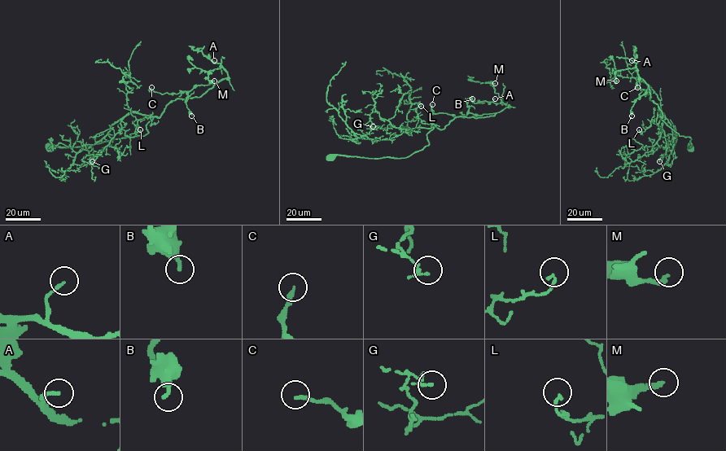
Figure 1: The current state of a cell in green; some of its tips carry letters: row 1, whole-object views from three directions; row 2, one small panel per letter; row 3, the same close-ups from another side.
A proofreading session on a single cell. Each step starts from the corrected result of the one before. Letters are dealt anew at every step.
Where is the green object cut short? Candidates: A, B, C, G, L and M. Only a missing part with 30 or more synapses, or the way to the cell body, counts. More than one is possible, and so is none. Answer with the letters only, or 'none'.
none

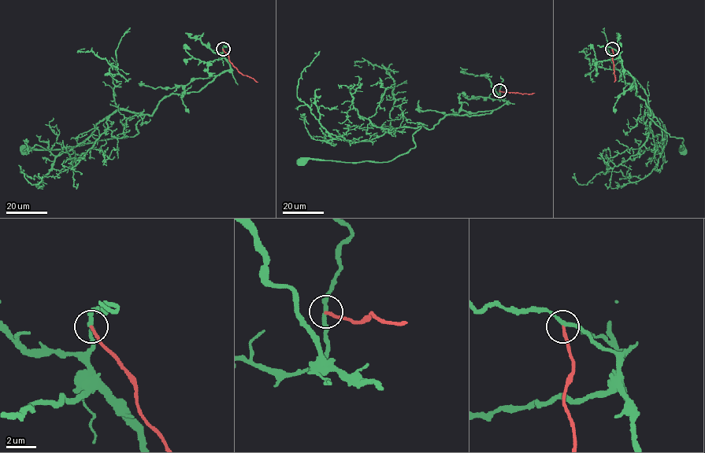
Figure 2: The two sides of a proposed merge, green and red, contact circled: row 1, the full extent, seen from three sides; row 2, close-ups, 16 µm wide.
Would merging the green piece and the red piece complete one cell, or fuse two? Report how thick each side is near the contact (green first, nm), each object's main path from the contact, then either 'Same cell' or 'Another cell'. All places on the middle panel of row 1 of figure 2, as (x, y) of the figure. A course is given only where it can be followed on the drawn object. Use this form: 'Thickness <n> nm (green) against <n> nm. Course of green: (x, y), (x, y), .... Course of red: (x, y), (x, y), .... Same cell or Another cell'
Thickness 240 nm (green) against 190 nm. Course of green: (499, 90), (501, 106), (421, 127), (415, 146), (387, 161), (302, 162). Course of red: (499, 90), (534, 93). Another cell

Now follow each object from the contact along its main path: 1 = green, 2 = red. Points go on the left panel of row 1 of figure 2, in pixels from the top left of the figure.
1: (223, 49), (228, 70), (197, 91), (165, 96), (135, 124), (133, 136), (25, 149)
2: (223, 49), (229, 61), (239, 72), (257, 82)

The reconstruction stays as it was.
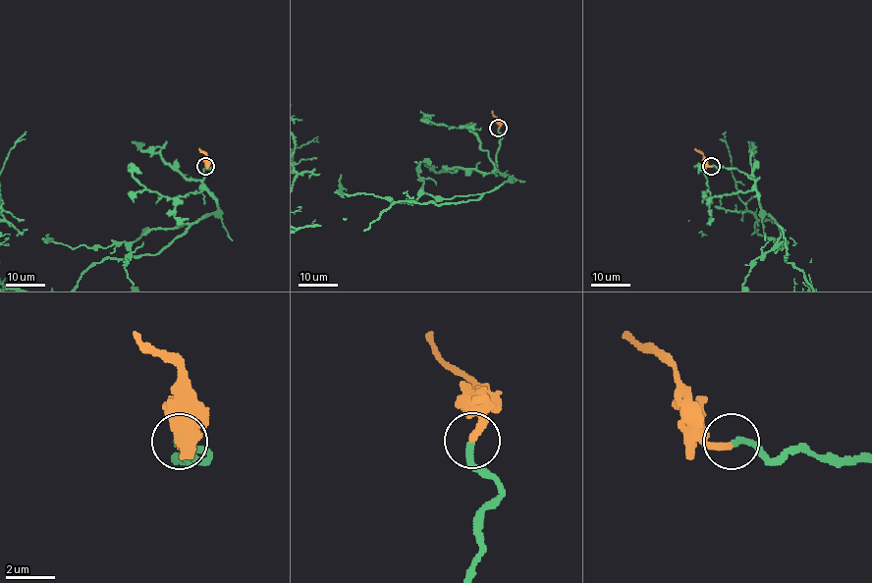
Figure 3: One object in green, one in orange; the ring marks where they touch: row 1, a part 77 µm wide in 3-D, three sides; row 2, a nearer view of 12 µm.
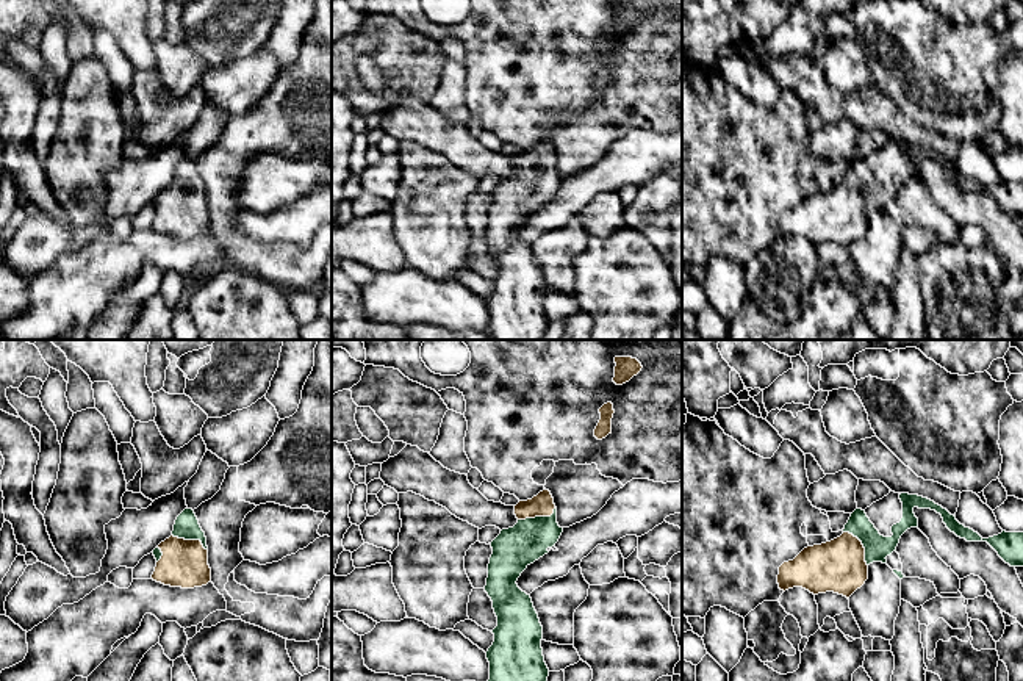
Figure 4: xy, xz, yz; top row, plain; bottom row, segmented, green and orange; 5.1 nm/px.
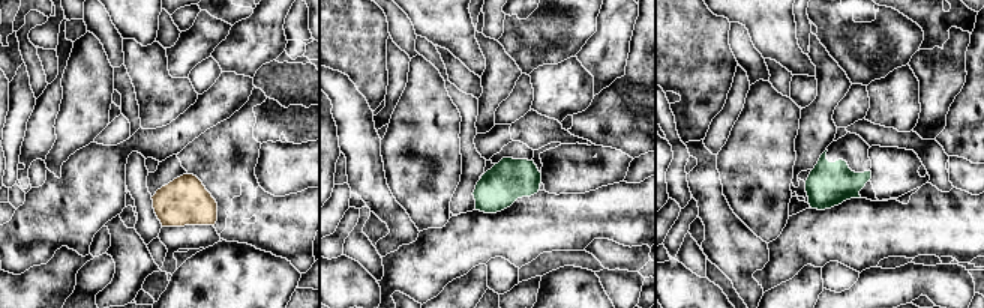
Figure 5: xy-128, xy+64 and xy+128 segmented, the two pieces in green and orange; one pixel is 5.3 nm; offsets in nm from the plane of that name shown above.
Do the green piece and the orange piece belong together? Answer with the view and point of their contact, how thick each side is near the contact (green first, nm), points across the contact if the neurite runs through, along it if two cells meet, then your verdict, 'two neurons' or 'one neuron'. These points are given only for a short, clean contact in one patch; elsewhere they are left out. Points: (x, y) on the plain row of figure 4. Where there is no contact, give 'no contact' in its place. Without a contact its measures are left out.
contact yz (862, 193); calibres 130 and 280 nm; way yz (876, 196), (862, 193), (839, 215); one neuron

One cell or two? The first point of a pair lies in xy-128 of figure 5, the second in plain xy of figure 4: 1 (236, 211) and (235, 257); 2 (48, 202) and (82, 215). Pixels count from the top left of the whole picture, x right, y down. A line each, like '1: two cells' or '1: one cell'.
1: one cell
2: two cells

